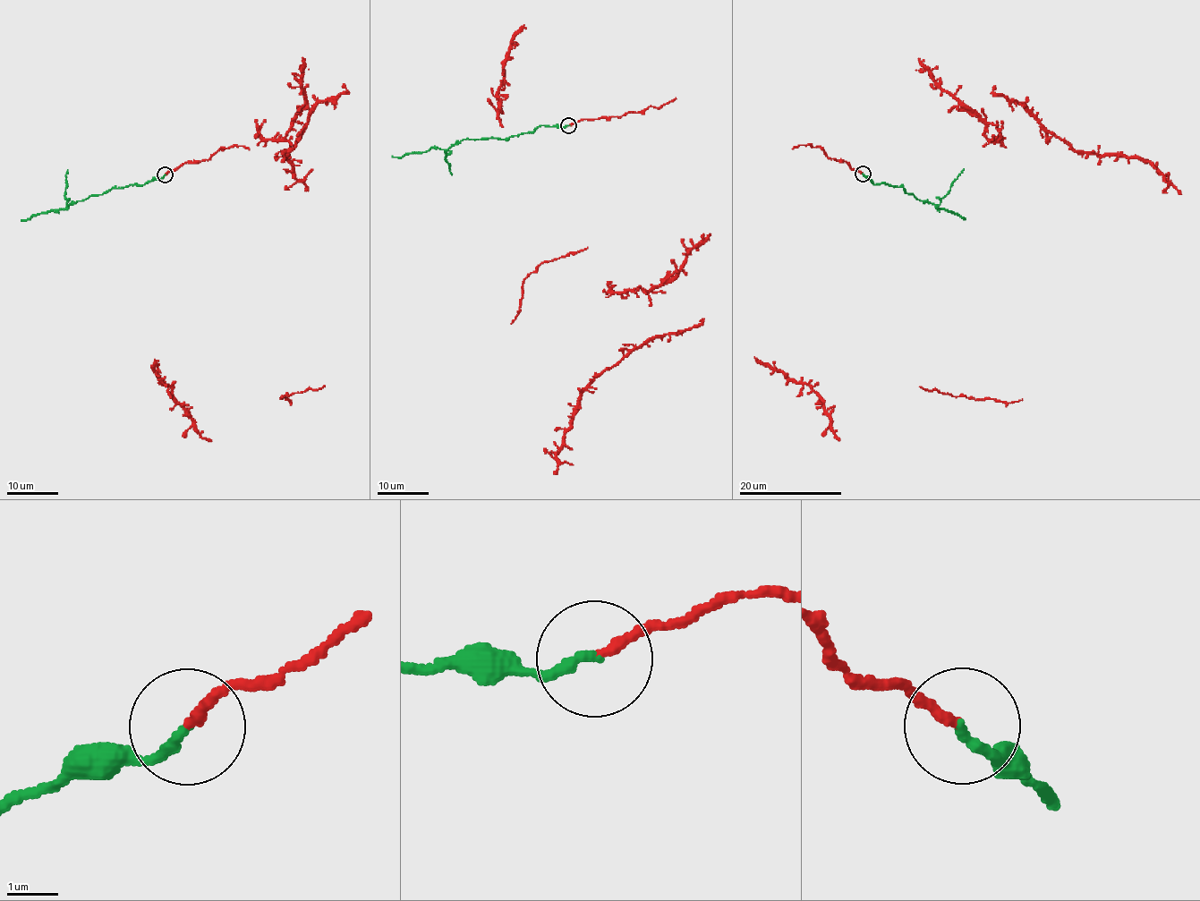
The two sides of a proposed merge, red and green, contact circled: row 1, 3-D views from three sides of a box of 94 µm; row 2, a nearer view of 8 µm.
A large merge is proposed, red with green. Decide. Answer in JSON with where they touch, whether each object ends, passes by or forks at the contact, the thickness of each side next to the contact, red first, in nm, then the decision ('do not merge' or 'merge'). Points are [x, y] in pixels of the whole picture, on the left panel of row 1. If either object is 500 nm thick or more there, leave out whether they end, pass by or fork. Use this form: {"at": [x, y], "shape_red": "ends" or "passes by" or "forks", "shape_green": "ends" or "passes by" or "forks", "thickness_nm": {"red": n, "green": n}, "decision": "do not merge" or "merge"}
{"at": [165, 174], "shape_red": "ends", "shape_green": "ends", "thickness_nm": {"red": 180, "green": 180}, "decision": "merge"}

